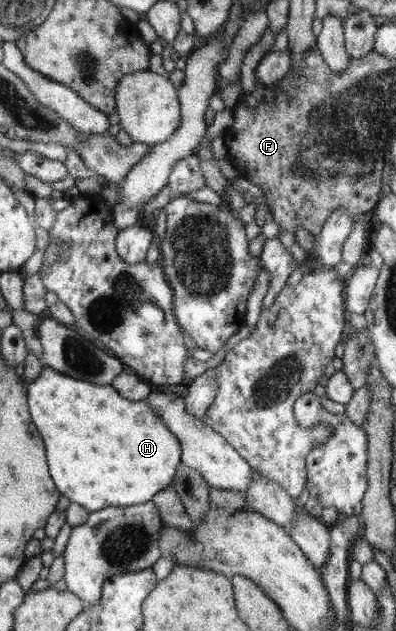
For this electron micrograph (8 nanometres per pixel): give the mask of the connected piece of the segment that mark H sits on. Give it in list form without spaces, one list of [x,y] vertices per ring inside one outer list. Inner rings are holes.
[[[45,367],[43,371],[26,387],[28,410],[31,414],[32,422],[42,435],[42,440],[46,449],[46,462],[49,468],[49,475],[54,481],[55,487],[60,495],[64,495],[73,503],[79,504],[88,512],[99,511],[111,506],[132,506],[152,501],[153,496],[161,491],[161,488],[171,485],[175,470],[181,461],[181,444],[178,439],[169,431],[169,428],[162,422],[160,415],[152,409],[146,402],[129,401],[123,399],[112,385],[97,385],[87,383],[85,380],[73,379],[64,373],[55,371],[53,368]]]

